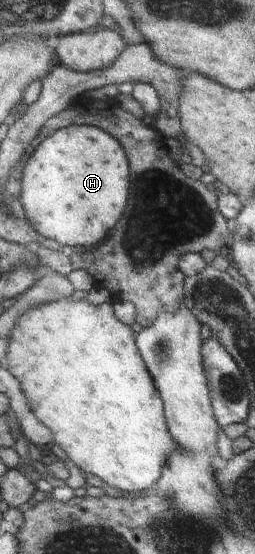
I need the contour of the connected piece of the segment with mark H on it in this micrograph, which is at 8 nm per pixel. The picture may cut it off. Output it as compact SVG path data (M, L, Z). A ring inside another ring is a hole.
M72 124L55 131L32 152L20 179L21 203L32 229L39 236L72 247L93 247L102 243L116 226L128 203L129 162L116 137L96 126Z

